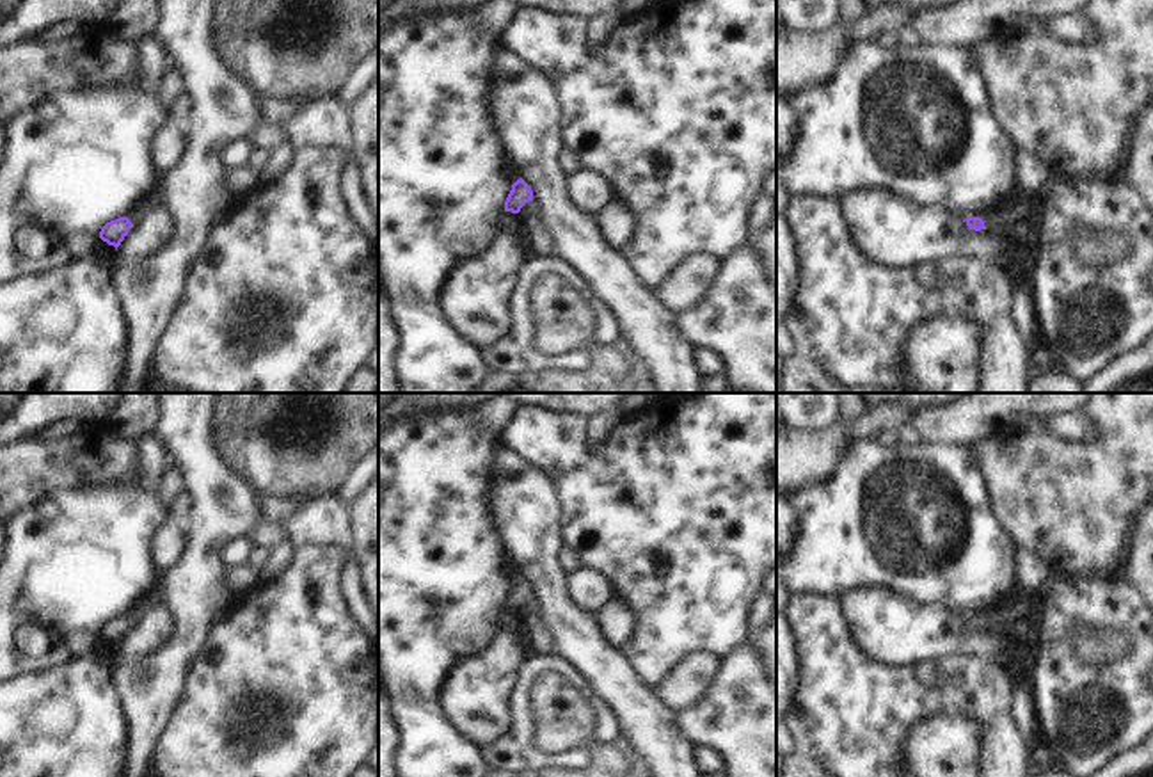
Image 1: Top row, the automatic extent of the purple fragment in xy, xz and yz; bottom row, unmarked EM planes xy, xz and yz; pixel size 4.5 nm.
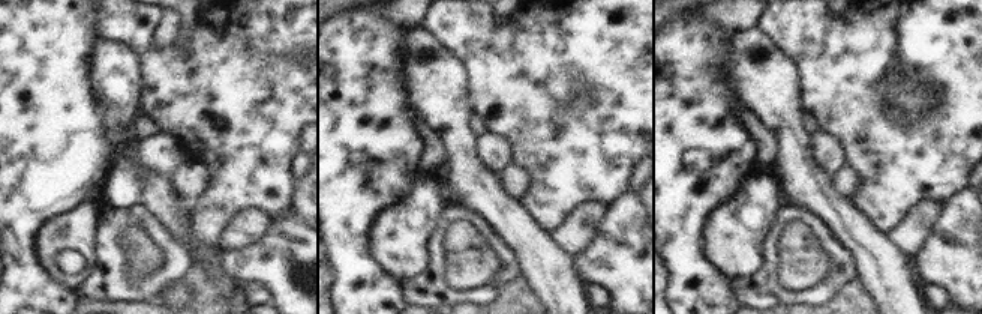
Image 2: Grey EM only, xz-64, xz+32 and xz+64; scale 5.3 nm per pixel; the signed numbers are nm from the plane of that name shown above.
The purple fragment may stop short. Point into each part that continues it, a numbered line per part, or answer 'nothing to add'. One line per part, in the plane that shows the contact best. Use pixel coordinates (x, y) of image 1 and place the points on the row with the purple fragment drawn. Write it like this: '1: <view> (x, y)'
1: xz (539, 244)

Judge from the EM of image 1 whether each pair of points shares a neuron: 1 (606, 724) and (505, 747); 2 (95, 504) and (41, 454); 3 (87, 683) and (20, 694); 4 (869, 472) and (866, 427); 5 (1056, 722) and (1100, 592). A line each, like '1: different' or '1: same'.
1: same
2: different
3: same
4: different
5: same

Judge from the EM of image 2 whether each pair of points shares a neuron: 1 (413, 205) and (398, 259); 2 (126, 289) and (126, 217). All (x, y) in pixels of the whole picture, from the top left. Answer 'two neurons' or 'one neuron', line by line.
1: one neuron
2: one neuron

